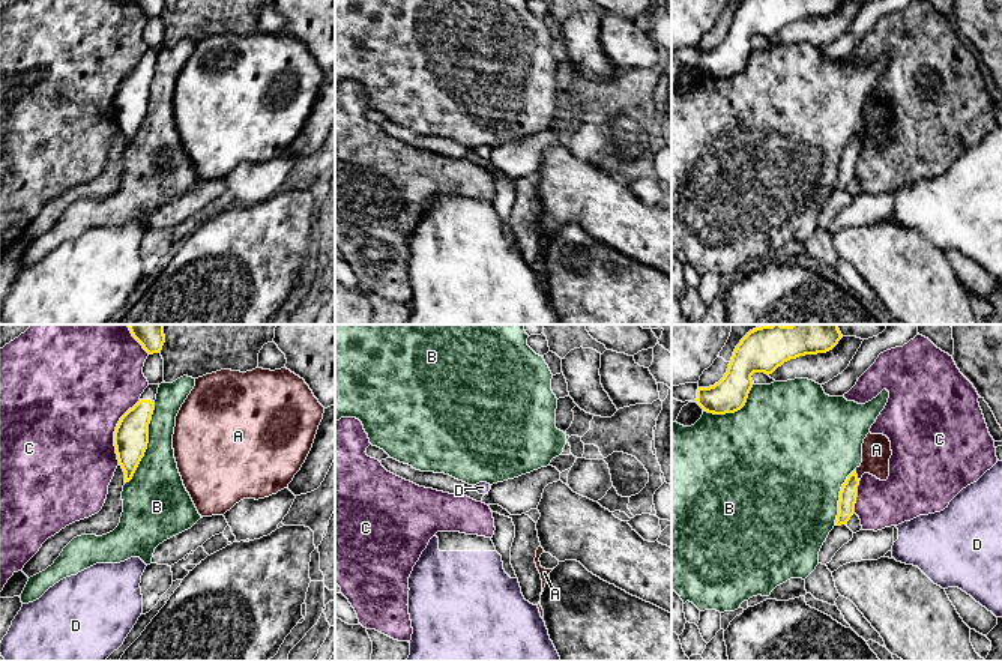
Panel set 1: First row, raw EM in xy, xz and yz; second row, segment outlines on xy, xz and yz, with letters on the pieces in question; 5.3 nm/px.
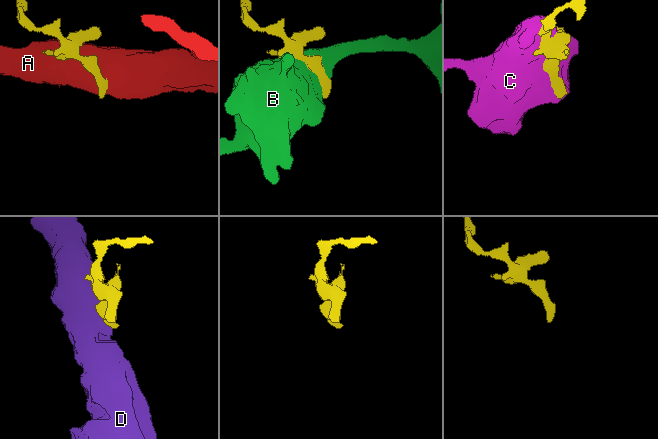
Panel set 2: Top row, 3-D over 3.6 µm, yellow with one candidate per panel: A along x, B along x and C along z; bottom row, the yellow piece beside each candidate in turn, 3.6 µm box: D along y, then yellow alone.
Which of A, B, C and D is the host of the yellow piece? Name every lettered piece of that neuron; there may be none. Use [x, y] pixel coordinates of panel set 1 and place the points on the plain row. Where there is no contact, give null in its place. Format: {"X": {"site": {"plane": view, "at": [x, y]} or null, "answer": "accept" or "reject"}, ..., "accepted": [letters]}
{"A": {"site": {"plane": "yz", "at": [857, 138]}, "answer": "reject"}, "B": {"site": {"plane": "xy", "at": [147, 105]}, "answer": "reject"}, "C": {"site": {"plane": "xy", "at": [114, 95]}, "answer": "reject"}, "D": {"site": {"plane": "xz", "at": [490, 150]}, "answer": "accept"}, "accepted": ["D"]}

